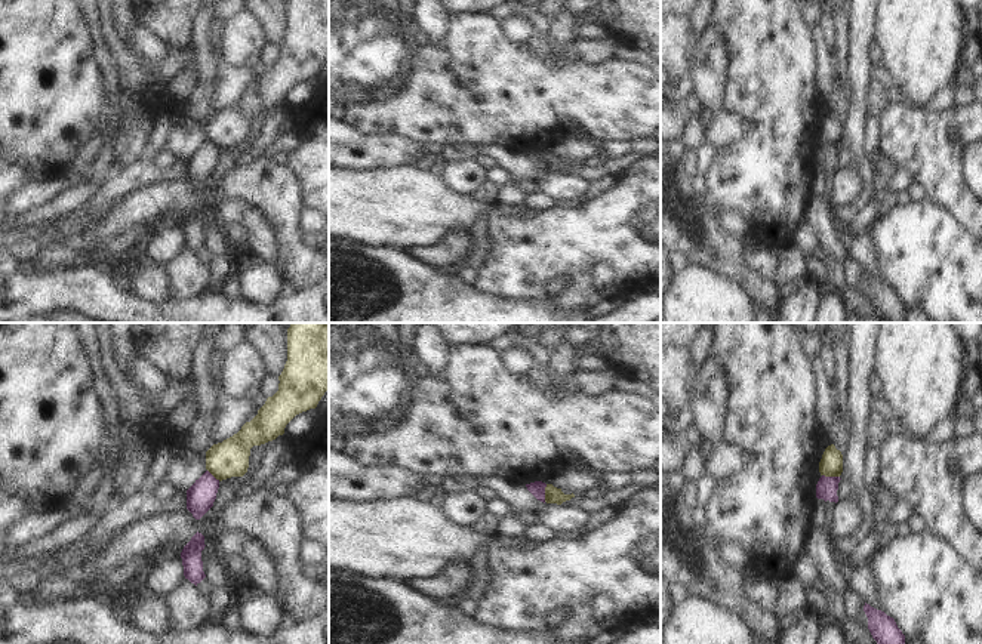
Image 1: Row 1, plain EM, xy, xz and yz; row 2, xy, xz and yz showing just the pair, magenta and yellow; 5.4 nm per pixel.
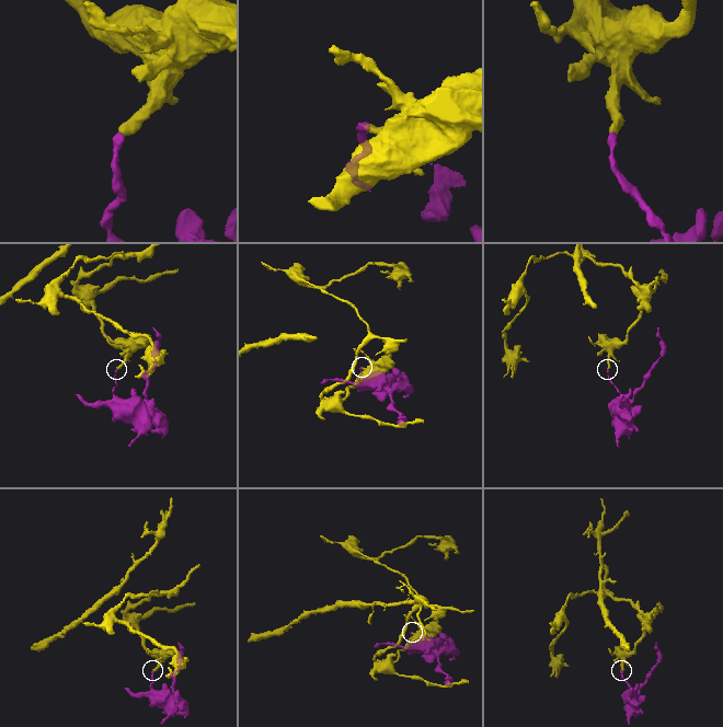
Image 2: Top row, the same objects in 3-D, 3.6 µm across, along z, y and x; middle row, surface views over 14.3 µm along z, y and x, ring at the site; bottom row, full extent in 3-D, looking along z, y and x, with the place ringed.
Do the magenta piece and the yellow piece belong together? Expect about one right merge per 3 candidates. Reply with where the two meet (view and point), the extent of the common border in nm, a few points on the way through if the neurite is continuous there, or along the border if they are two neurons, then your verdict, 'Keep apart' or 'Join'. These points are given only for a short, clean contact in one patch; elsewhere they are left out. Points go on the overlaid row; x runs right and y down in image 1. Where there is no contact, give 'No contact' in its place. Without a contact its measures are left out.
Touches magenta at xz (544, 493). Shared border 100 nm. Boundary: xz (547, 484), (544, 501). Keep apart

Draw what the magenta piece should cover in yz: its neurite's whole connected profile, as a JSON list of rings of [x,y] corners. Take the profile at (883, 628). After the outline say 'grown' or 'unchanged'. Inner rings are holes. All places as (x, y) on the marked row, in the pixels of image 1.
[[[865,603],[864,611],[868,617],[868,629],[877,644],[905,644],[905,635],[893,617]]]; unchanged

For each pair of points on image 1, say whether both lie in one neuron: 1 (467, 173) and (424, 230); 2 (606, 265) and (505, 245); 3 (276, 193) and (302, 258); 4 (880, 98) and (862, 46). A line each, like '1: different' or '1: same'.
1: different
2: same
3: same
4: different

